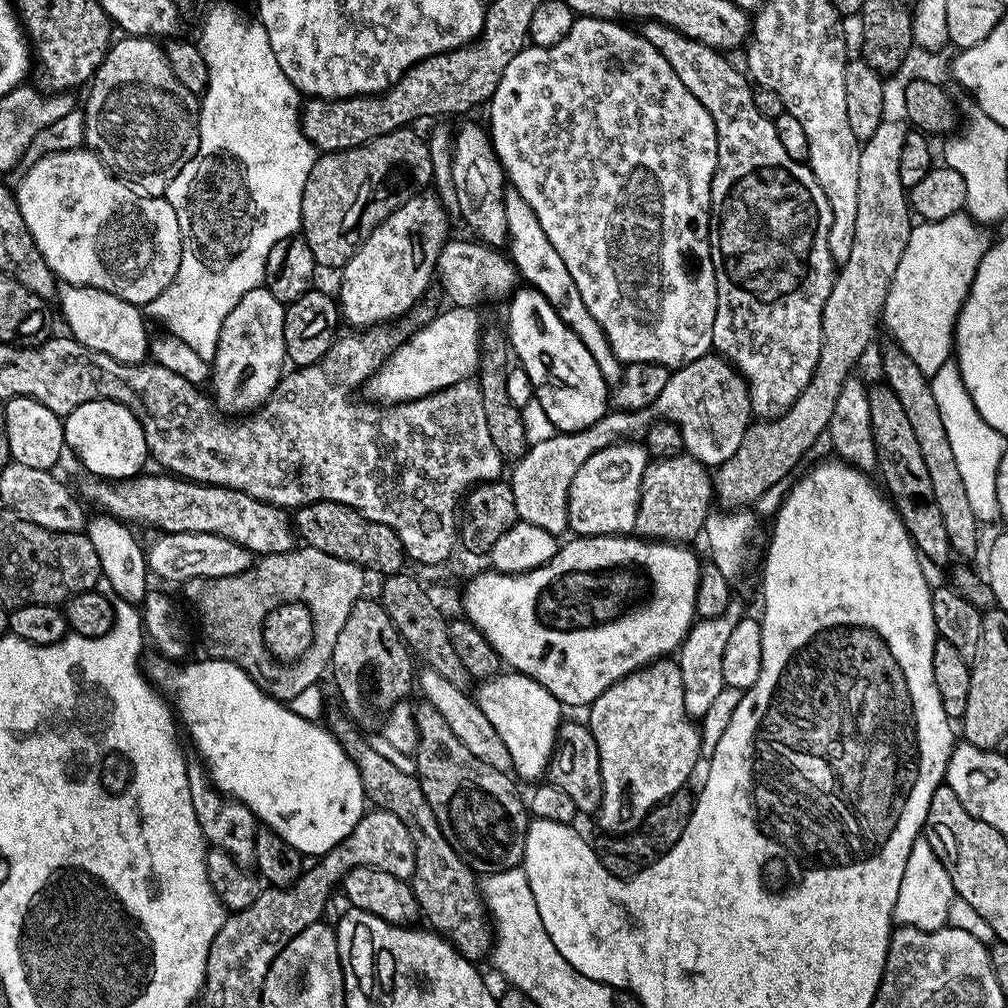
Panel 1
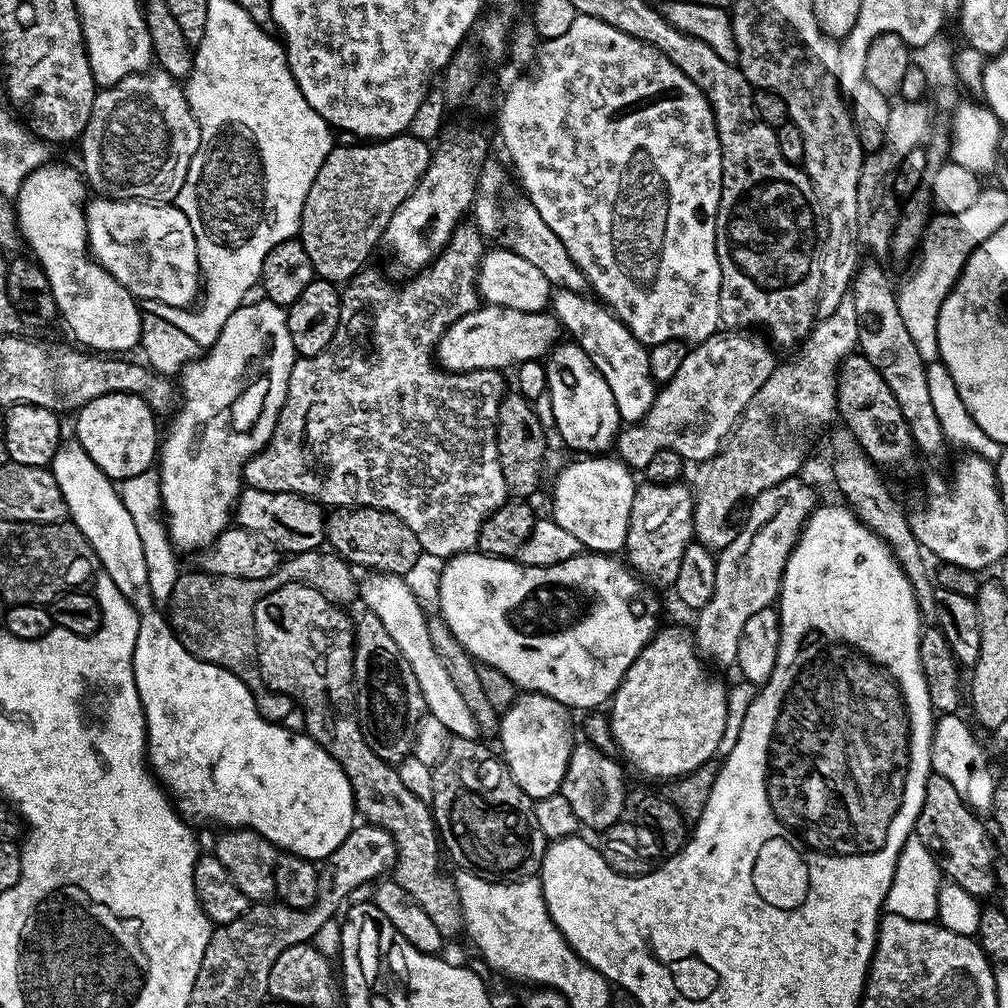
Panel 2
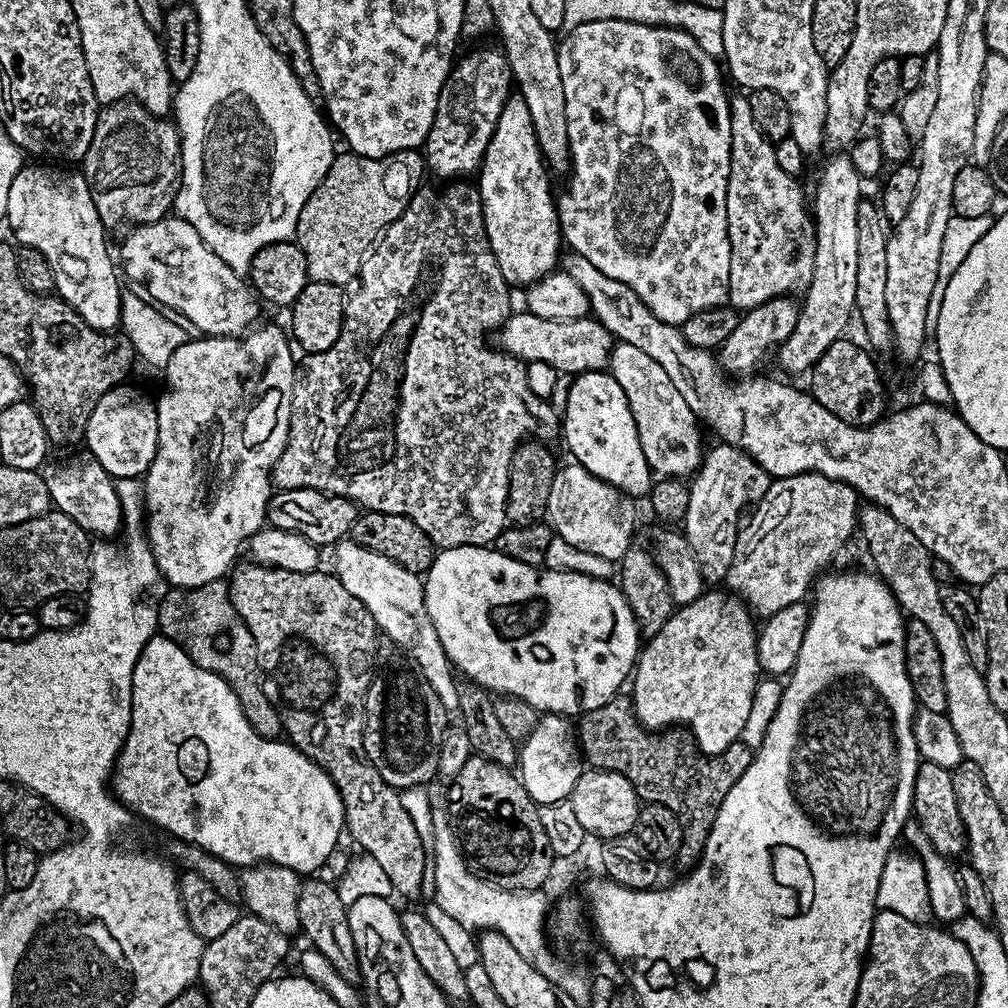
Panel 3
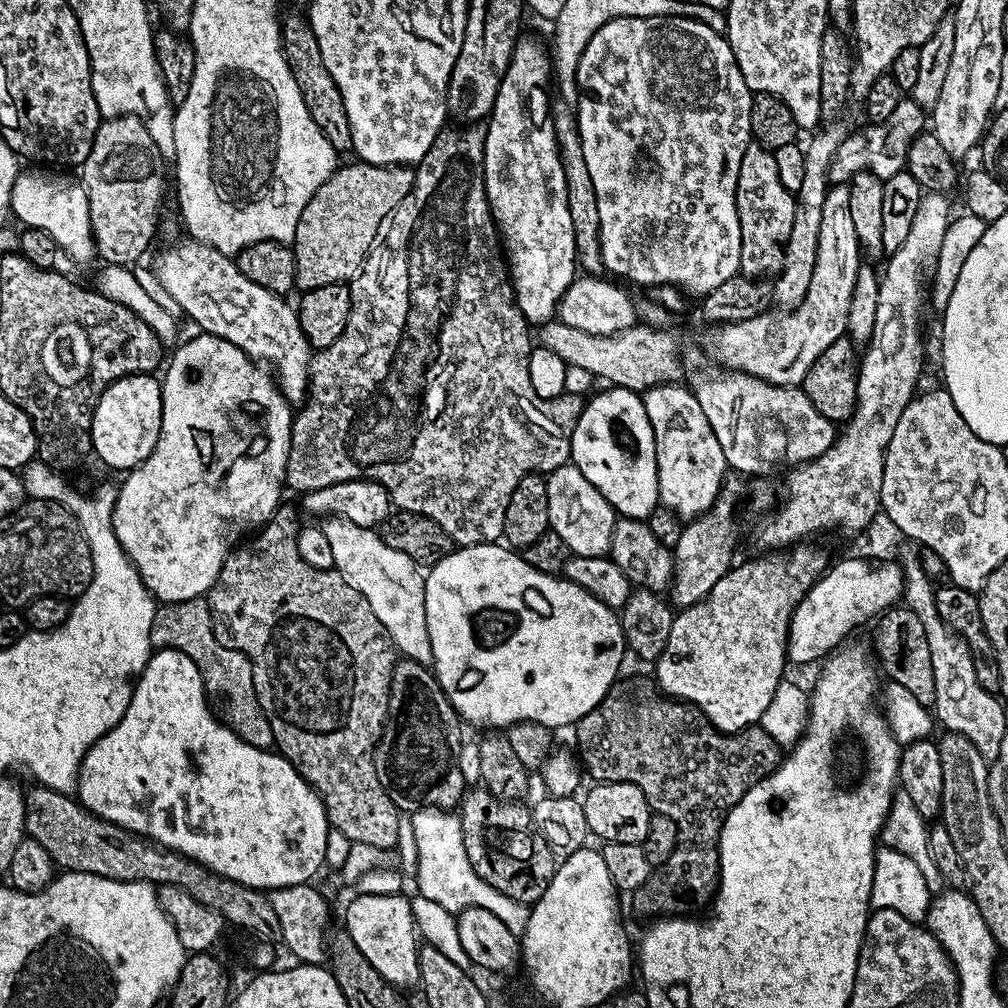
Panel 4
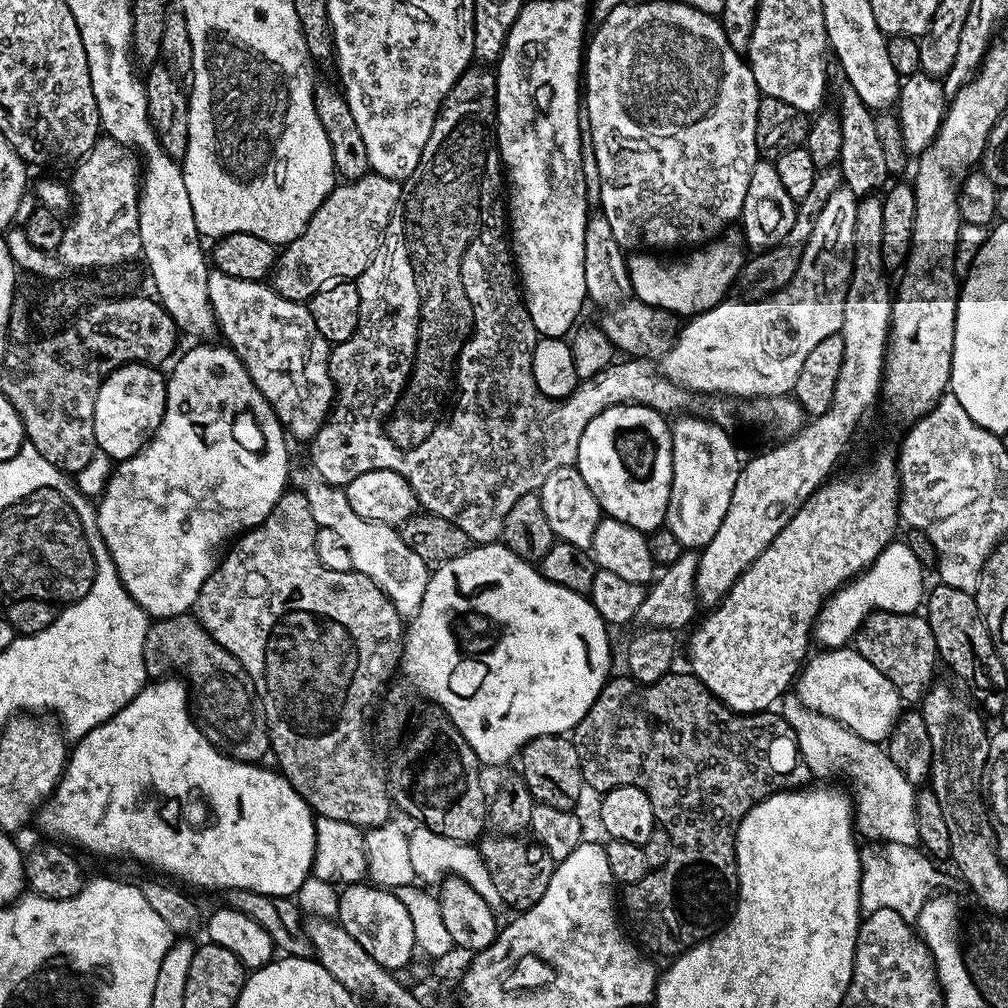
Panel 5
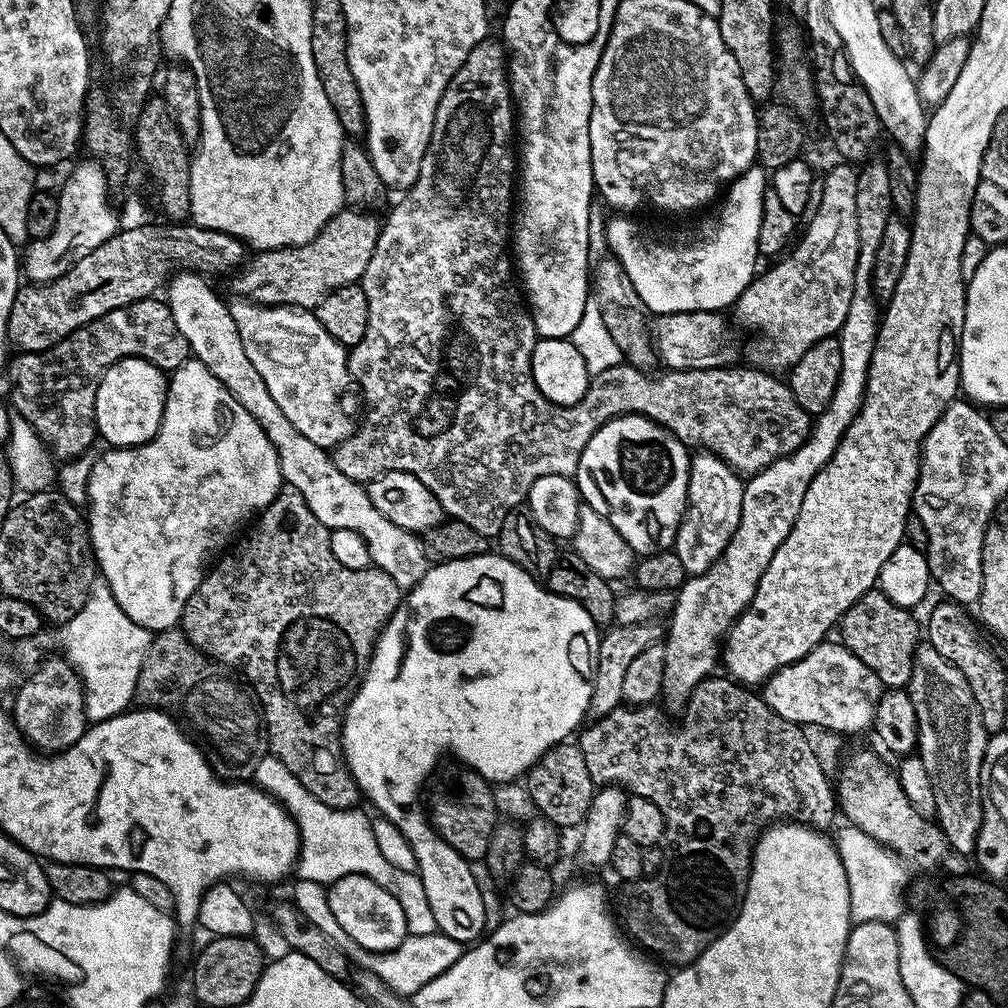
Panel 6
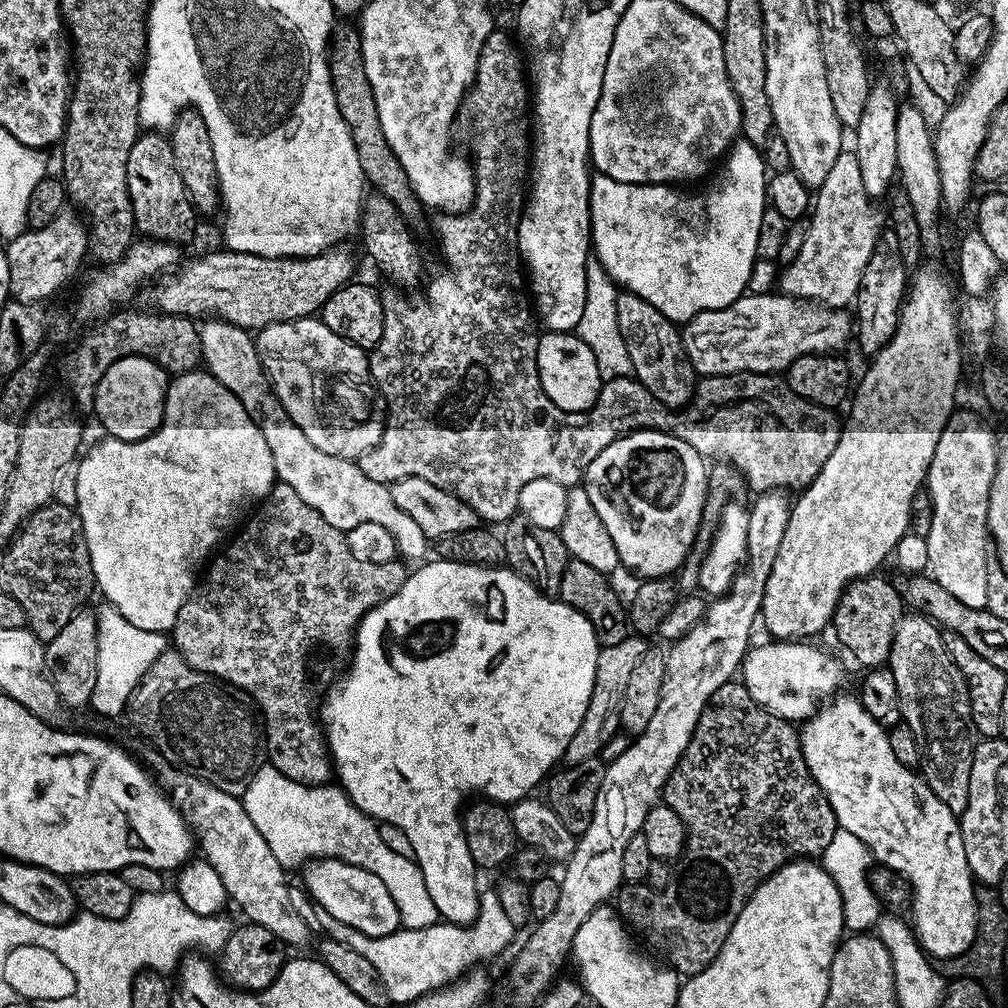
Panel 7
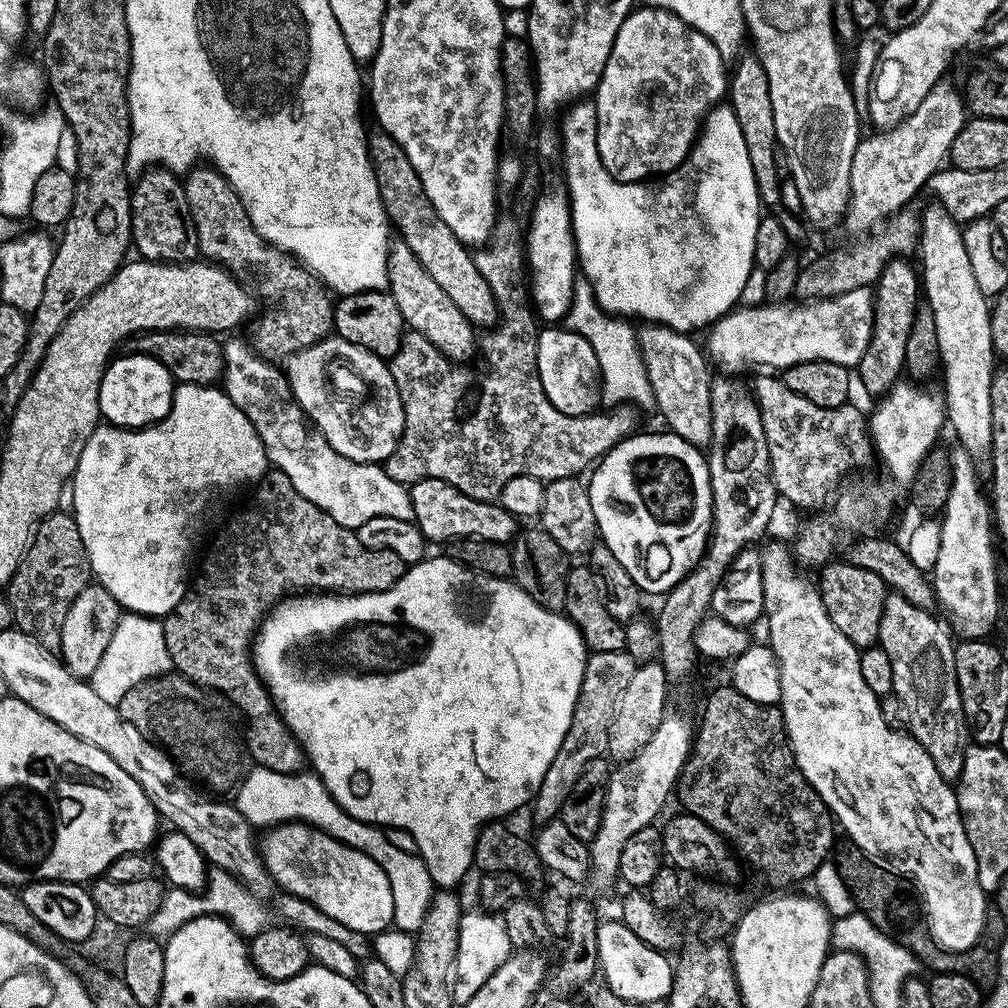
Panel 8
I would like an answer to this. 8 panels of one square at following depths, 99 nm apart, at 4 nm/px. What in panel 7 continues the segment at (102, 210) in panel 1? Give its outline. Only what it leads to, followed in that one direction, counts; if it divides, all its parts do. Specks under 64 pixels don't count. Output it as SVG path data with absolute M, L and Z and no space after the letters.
M319 318L268 324L255 333L254 339L276 397L318 450L356 460L376 447L384 433L386 408L378 399L375 383L369 382L365 349L338 338Z

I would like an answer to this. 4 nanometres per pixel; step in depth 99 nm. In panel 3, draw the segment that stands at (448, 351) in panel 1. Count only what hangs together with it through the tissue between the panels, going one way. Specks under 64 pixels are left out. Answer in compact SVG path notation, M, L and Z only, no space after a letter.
M527 310L511 314L498 332L499 344L505 352L524 362L542 361L554 366L557 373L577 376L583 372L605 369L611 361L614 337L595 318L556 320L536 316Z

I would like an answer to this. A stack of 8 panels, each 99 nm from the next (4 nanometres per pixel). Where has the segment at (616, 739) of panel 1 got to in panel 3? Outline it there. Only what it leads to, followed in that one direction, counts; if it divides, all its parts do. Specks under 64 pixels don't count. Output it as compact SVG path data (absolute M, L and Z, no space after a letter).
M705 591L694 602L679 605L671 618L658 630L658 634L647 637L641 647L636 666L630 677L630 699L640 723L649 730L663 730L683 726L696 739L697 749L705 757L715 758L737 743L750 715L751 702L756 685L762 679L762 669L756 637L758 624L747 604L727 591Z

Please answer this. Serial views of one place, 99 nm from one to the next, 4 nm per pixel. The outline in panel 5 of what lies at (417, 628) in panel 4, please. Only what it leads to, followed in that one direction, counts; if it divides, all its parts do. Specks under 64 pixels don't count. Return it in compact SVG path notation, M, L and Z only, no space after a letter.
M315 482L307 485L310 514L314 514L314 522L322 528L329 528L338 536L342 546L350 554L353 569L366 574L372 581L392 599L392 605L400 612L401 617L410 618L418 610L422 602L422 594L426 594L426 586L430 569L406 542L402 542L399 531L390 525L379 524L360 518L350 508L347 494L343 487L334 484Z

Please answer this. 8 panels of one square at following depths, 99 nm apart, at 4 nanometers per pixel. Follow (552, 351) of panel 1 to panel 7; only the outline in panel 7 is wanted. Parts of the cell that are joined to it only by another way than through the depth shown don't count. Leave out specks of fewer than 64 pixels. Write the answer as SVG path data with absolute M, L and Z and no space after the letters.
M649 428L618 437L614 442L610 442L610 446L606 446L606 450L602 450L602 454L598 454L598 458L594 458L594 462L590 462L590 466L584 472L582 486L590 494L590 502L594 502L594 510L598 510L598 518L602 518L602 526L606 526L606 534L610 534L620 555L620 563L625 569L628 567L630 571L637 572L637 577L640 578L671 577L688 559L700 532L700 521L704 518L704 501L708 498L710 487L710 472L707 467L704 469L704 464L705 457L699 456L690 446L686 446L686 442L668 432L655 432Z

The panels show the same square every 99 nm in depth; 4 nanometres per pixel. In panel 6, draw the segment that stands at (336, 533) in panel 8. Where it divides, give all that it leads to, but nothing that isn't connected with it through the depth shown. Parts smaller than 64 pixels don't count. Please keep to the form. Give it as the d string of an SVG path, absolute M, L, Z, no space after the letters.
M284 484L274 498L274 502L270 502L270 506L266 506L263 512L255 517L251 528L252 533L240 545L237 543L231 550L225 551L215 561L217 564L211 565L210 571L200 581L194 594L190 594L184 607L184 613L180 615L179 627L199 652L204 652L210 659L217 660L220 664L227 664L229 668L239 673L256 693L264 713L264 723L268 725L268 746L271 755L280 759L286 769L290 770L298 782L310 794L318 798L319 802L326 802L326 806L331 808L357 807L361 803L362 793L360 787L354 782L348 764L342 755L341 717L344 715L344 709L351 702L352 695L359 688L360 681L364 679L364 671L368 669L368 664L372 661L372 651L376 648L376 640L379 638L380 632L390 617L395 614L396 607L402 603L402 590L398 586L398 582L394 582L394 578L390 578L390 574L386 574L378 567L369 566L362 570L350 570L346 566L342 566L342 562L338 562L338 558L334 558L334 550L330 546L332 537L330 529L322 522L318 522L314 510L310 510L306 498L302 498L302 494L298 494L298 490L294 490L294 486Z

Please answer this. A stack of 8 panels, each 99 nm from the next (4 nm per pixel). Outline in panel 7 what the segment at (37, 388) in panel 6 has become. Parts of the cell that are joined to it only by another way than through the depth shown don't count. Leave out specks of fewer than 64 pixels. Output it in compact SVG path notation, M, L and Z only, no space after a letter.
M117 311L103 319L96 332L86 333L77 342L76 349L68 356L68 369L64 372L64 380L72 391L70 396L77 409L91 409L95 405L98 382L102 382L102 374L106 374L106 370L110 370L110 366L114 366L114 362L124 356L141 356L153 360L169 374L194 372L201 367L200 330L197 321L169 312L147 311Z

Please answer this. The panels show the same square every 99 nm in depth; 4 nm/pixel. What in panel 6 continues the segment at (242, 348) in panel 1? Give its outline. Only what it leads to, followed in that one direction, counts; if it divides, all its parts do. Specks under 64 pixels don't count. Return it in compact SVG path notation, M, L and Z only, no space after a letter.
M190 358L182 366L171 369L168 376L168 397L164 403L164 417L159 430L156 431L156 437L153 440L147 440L145 444L138 444L134 448L109 447L99 453L94 468L90 470L86 523L99 575L110 586L118 606L122 606L122 610L131 620L138 622L138 626L148 629L153 634L177 627L190 594L194 594L194 590L206 575L208 556L215 557L217 554L223 553L233 543L232 535L244 523L247 525L253 517L263 512L266 506L270 506L270 502L274 502L281 487L280 459L276 453L276 447L270 442L270 438L266 438L262 426L258 426L258 422L252 417L250 410L246 410L246 406L242 406L242 402L238 402L234 398L234 394L230 394L230 390L226 390L226 386L222 386L222 382L218 382L218 378L214 378L214 374L210 374L210 370L201 360Z

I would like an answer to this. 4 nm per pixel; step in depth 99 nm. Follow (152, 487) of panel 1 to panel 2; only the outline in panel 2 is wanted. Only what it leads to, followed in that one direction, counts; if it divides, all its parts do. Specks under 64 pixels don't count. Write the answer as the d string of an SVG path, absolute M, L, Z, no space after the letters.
M245 487L236 501L234 520L239 527L262 534L284 554L311 552L325 543L326 512L317 501L293 492L267 492Z

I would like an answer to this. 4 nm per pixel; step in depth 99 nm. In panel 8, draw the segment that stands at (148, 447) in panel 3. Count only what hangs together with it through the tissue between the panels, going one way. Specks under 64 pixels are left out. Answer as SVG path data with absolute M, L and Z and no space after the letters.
M143 354L127 355L117 355L104 371L100 383L100 414L109 425L118 428L147 428L166 418L172 405L174 381L162 362Z

